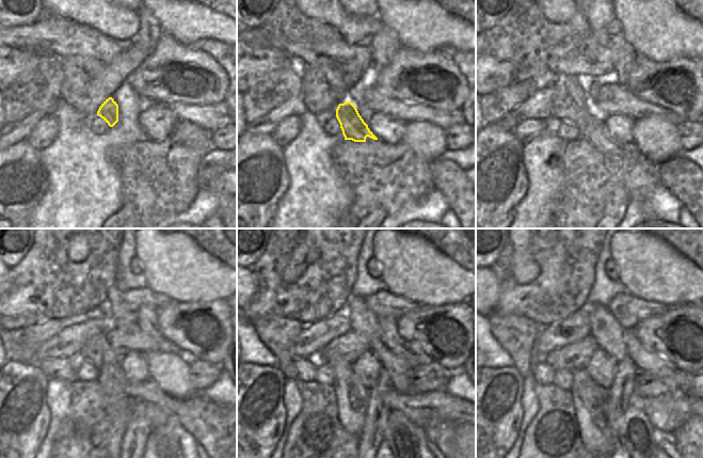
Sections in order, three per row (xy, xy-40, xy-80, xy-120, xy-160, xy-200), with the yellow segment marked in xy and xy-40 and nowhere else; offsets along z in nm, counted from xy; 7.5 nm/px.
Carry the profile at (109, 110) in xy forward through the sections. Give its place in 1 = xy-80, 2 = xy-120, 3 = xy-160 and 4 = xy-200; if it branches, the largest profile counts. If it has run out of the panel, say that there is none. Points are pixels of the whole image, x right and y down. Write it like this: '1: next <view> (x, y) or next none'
1: next xy-80 (591, 128)
2: next xy-120 (111, 379)
3: next xy-160 (351, 396)
4: next xy-200 (589, 398)

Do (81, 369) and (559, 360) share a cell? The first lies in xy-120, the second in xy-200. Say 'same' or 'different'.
different

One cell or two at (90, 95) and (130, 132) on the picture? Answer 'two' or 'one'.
two

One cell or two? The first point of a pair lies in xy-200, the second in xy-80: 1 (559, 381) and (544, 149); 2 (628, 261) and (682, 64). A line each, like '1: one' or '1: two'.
1: two
2: two

